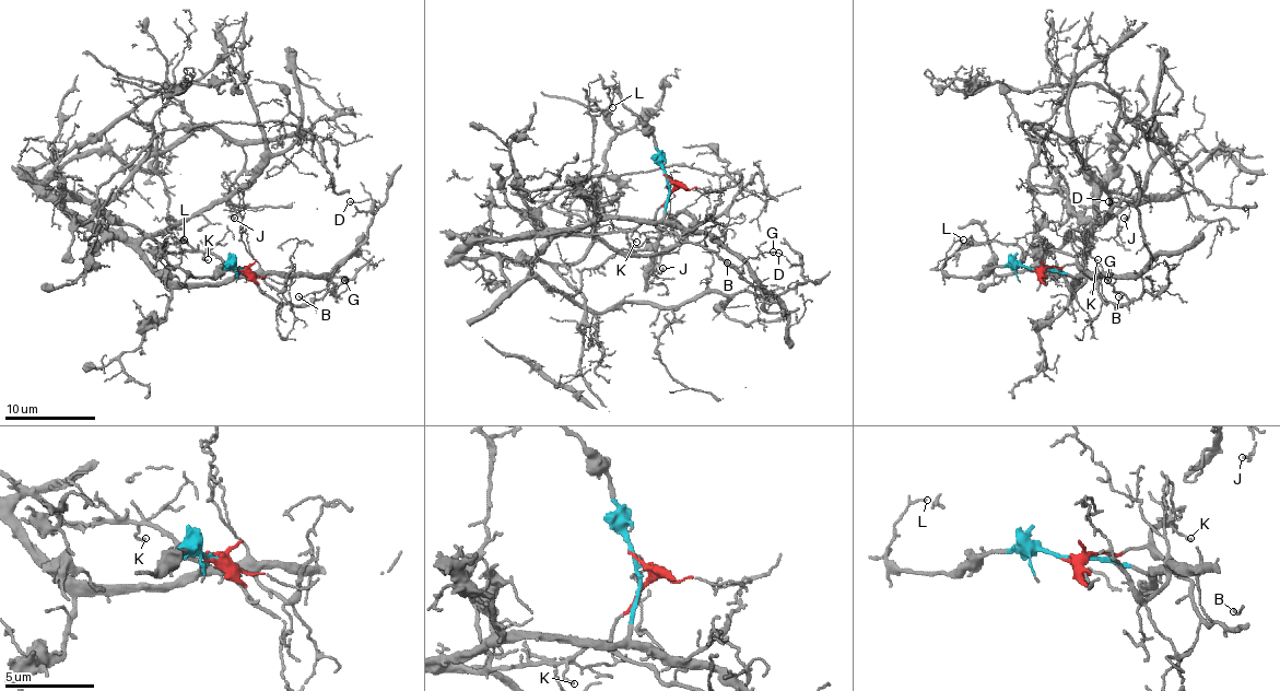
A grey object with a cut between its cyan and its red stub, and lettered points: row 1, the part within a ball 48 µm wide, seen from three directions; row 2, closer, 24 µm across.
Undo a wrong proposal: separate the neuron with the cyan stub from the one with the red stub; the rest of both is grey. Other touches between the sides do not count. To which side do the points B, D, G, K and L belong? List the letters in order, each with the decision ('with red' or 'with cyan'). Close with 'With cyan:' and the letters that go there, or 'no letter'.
B: with red
D: with cyan
G: with red
K: with red
L: with cyan
With cyan: D, L

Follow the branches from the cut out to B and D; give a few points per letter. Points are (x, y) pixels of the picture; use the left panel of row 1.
B: (239, 271), (245, 269), (226, 265), (281, 303), (308, 305), (315, 299), (313, 294), (300, 296)
D: (239, 271), (237, 276), (327, 276), (365, 239), (376, 210), (370, 198), (361, 202), (349, 200)

